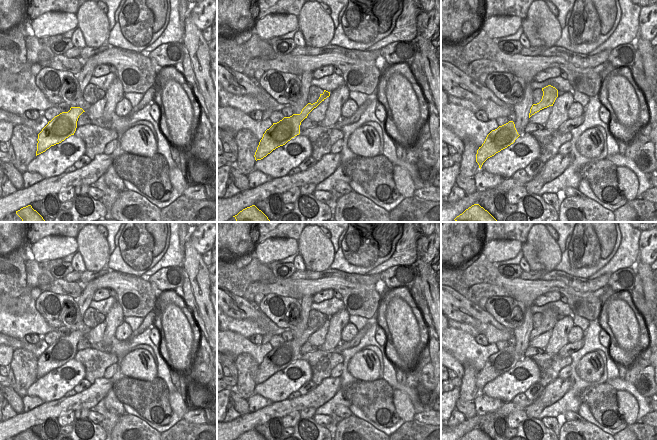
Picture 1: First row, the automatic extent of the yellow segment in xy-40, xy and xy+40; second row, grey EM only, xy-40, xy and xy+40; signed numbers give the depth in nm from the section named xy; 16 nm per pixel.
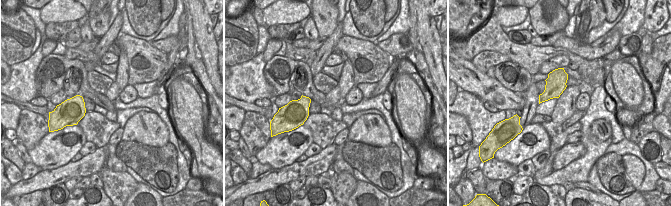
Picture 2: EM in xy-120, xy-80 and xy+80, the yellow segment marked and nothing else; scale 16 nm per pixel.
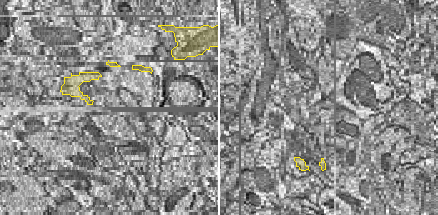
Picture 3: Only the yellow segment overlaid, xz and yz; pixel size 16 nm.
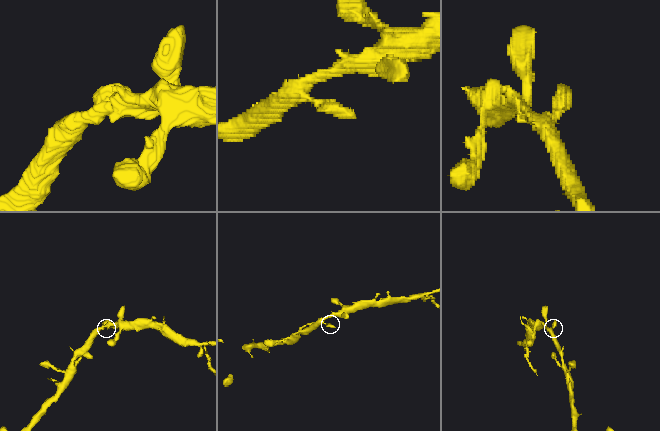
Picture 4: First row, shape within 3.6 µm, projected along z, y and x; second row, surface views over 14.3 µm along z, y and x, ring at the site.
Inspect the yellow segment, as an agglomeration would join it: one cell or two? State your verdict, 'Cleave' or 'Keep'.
Keep

